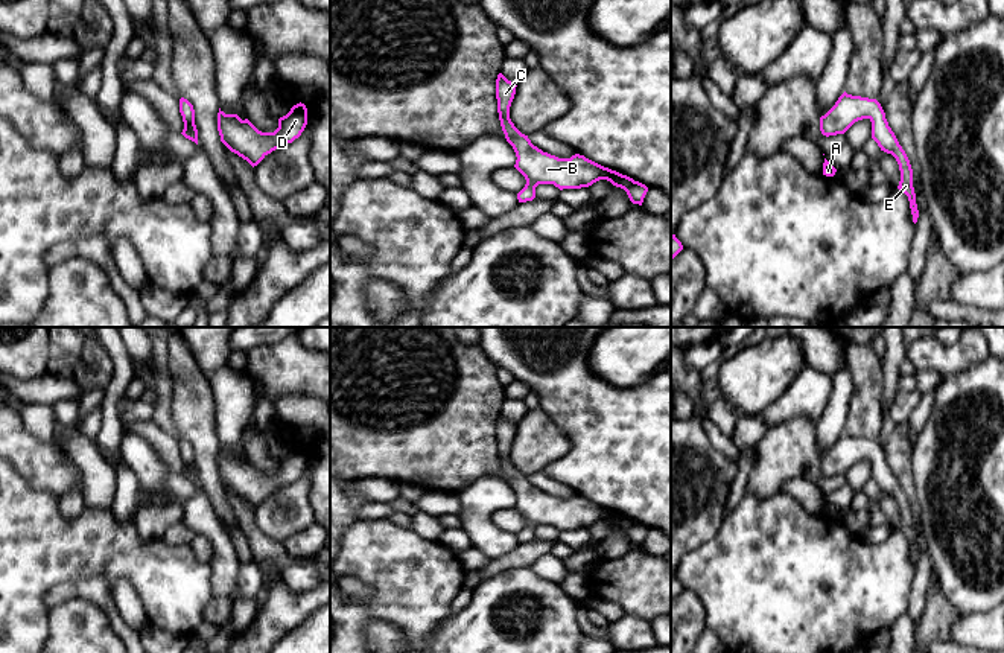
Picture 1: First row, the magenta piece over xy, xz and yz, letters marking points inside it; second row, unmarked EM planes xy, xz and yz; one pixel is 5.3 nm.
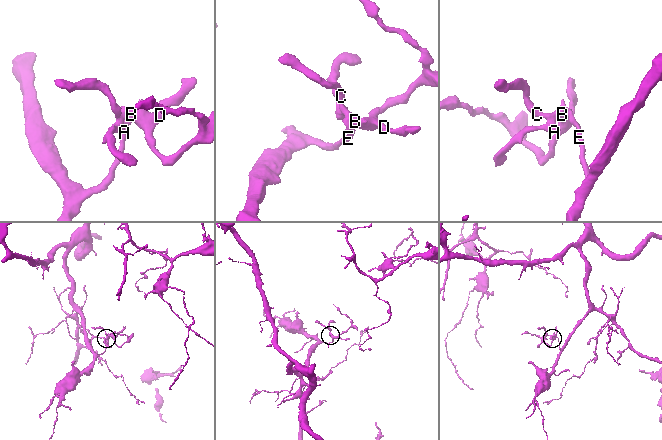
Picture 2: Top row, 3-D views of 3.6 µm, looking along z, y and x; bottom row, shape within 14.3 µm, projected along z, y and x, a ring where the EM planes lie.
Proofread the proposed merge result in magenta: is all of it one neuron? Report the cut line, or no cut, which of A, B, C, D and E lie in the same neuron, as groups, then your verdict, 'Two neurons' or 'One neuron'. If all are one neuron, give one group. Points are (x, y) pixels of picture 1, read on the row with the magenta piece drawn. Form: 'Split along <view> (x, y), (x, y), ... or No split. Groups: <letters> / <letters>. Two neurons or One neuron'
No split. Groups: A B C D E. One neuron

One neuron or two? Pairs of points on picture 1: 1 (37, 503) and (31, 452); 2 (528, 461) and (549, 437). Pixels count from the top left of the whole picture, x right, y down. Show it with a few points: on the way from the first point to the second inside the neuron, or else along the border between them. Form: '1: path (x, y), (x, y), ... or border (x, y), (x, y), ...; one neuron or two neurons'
1: border (15, 471), (32, 487), (49, 490), (58, 500); two neurons
2: path (531, 455), (543, 443); one neuron

